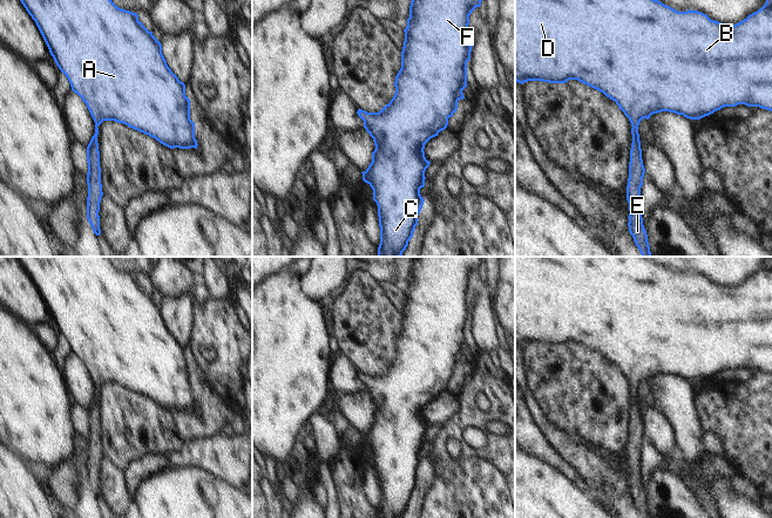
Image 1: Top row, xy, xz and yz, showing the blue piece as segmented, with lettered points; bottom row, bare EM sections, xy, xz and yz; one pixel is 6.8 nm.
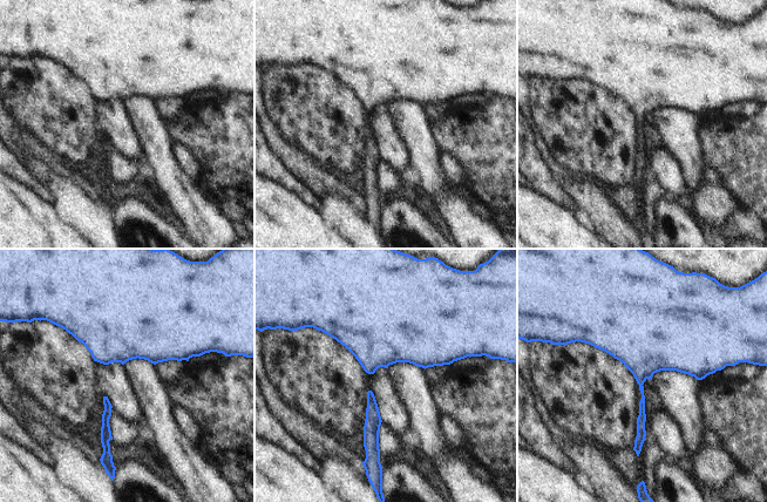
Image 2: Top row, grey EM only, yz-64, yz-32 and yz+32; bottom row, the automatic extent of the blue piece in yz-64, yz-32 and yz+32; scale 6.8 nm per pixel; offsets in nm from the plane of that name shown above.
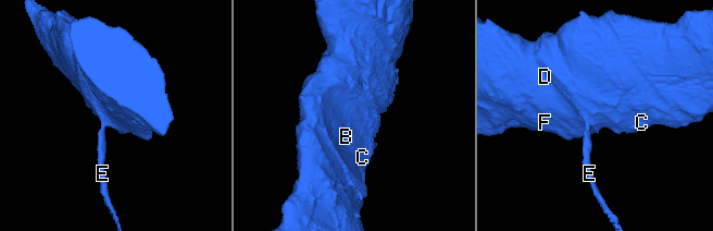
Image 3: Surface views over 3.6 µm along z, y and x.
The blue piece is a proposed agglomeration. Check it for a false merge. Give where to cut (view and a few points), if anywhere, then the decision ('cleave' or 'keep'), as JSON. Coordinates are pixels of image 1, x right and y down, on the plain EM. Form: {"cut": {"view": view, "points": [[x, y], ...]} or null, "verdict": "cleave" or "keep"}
{"cut": null, "verdict": "keep"}

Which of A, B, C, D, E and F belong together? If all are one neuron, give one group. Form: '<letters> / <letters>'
A B C D E F

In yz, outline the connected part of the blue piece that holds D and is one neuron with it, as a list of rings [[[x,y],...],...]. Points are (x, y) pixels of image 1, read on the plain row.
[[[515,257],[515,343],[523,347],[528,343],[566,346],[569,342],[577,342],[603,355],[607,360],[616,364],[631,386],[632,405],[627,448],[627,463],[630,473],[628,489],[641,517],[651,518],[641,469],[641,450],[645,431],[638,396],[639,384],[643,381],[649,382],[651,377],[662,374],[683,377],[690,382],[700,382],[724,369],[736,369],[738,367],[759,369],[772,374],[772,257],[768,257],[765,267],[760,272],[733,288],[711,282],[706,277],[698,273],[689,272],[686,274],[678,274],[646,257]]]

